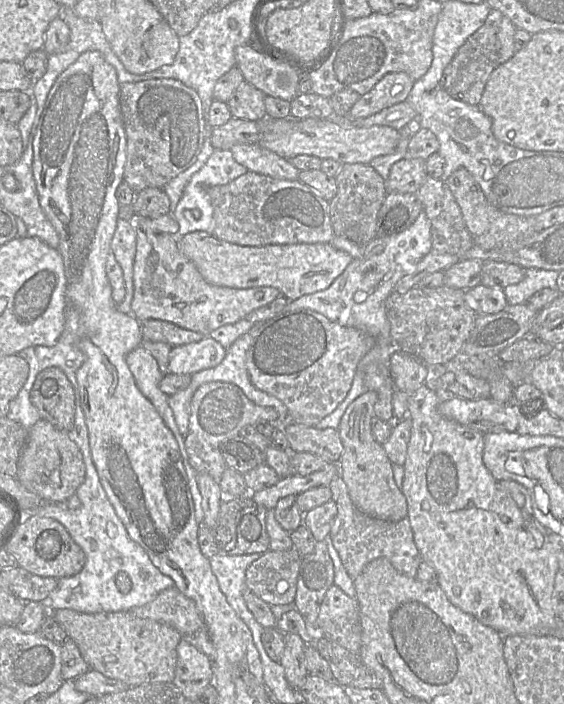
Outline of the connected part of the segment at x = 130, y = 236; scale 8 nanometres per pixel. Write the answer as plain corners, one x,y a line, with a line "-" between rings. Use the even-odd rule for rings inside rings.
118,218
111,240
110,253
115,257
123,271
126,295
119,304
119,309
131,313
131,301
134,295
133,265
136,253
136,233
132,221

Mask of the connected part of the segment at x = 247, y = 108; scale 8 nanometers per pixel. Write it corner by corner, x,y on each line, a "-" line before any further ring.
244,80
227,101
231,116
252,121
266,118
264,97
265,94
261,90

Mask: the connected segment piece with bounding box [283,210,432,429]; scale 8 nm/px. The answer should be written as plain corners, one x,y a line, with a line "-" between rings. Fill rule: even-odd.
422,210
415,222
403,232
388,237
375,237
364,244
362,257
354,259
327,289
291,300
284,308
283,311
296,309
314,310
331,321
345,327
354,327
375,339
374,347
358,363
351,388
345,399
332,413
317,423
315,428
338,429
341,418
348,406
356,398
368,391
364,383
367,367
372,363
388,364
389,356
395,347
391,337
385,302
394,291
397,283
404,276
413,273
417,264
431,249
430,222

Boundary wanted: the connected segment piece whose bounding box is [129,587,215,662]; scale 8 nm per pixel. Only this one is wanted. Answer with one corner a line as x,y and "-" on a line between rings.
176,587
160,592
152,601
129,611
138,618
150,619
171,626
179,632
182,640
190,643
205,654
211,662
215,659
215,648
195,603

